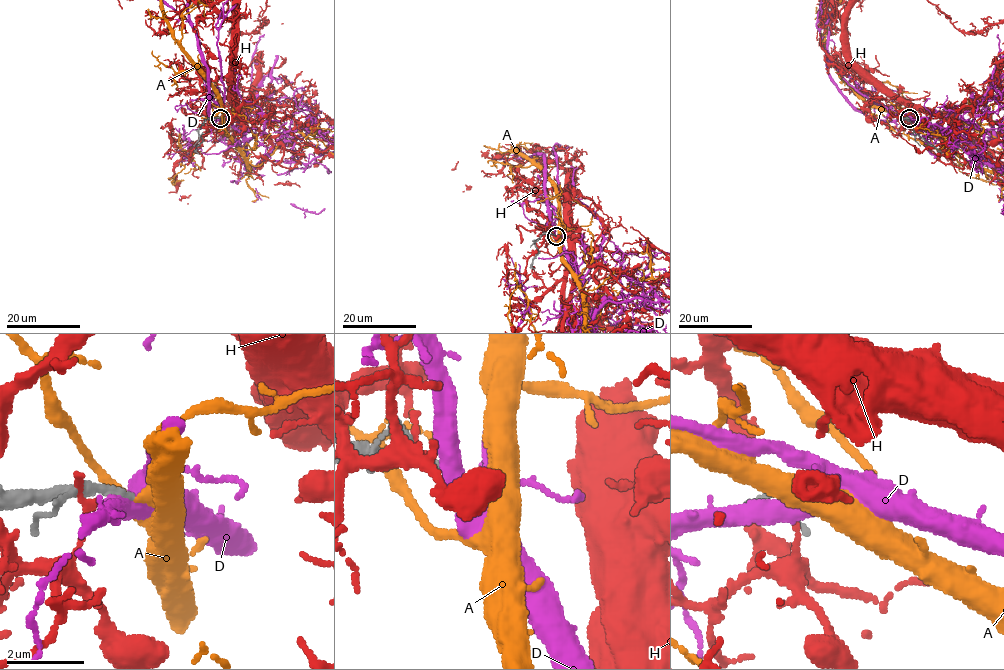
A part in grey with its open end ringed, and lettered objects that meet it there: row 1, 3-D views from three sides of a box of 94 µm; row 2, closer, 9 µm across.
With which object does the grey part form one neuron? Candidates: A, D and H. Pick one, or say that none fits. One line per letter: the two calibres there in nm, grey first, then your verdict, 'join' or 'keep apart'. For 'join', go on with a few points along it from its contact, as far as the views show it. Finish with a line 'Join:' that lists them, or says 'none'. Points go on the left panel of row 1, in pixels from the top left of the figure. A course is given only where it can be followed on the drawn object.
A: 180/550 nm | join
D: 240/480 nm | keep apart
H: 240/200 nm | keep apart
Join: A

